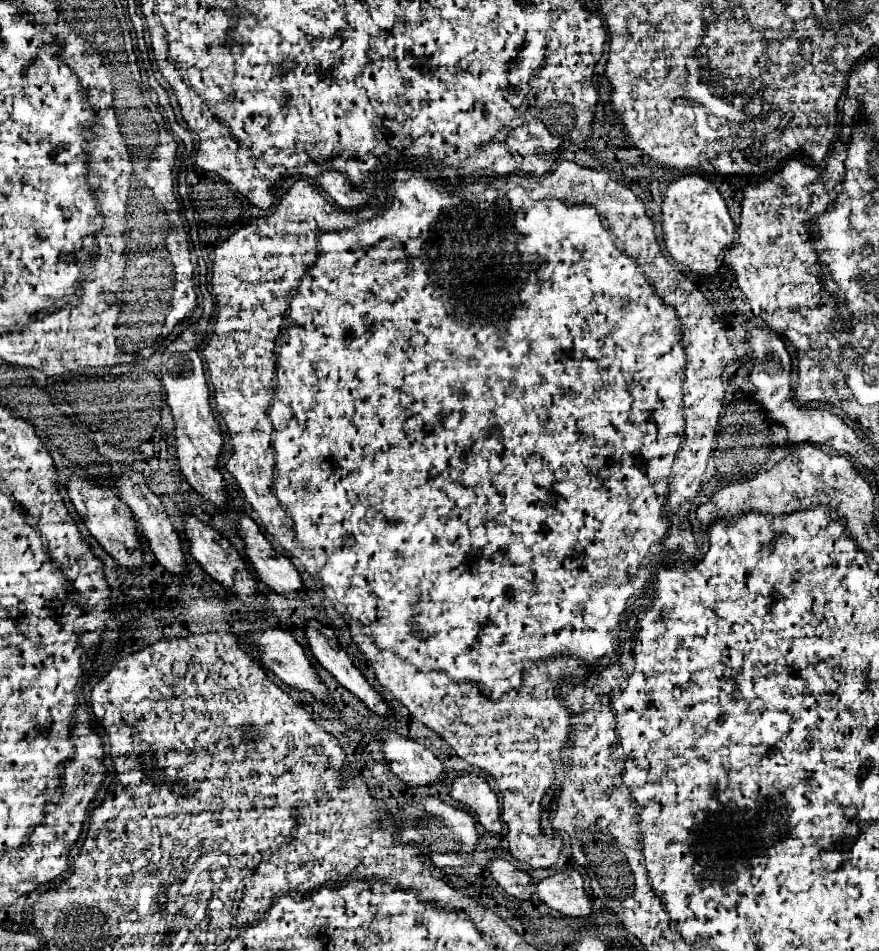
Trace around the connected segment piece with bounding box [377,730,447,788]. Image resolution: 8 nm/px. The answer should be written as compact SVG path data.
M381 730L377 738L383 740L383 754L391 766L391 772L403 784L419 788L433 786L447 778L443 762L425 746L389 730Z

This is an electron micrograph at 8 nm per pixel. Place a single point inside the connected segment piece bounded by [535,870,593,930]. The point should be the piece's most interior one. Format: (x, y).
(563, 892)

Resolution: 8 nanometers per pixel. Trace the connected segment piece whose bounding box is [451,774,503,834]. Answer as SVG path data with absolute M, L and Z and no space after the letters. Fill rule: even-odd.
M477 774L457 776L451 784L451 798L461 802L465 808L473 810L477 816L477 822L485 830L495 832L495 834L503 832L497 796L489 788L485 778L479 778Z

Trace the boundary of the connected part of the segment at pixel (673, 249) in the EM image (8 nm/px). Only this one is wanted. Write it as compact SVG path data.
M689 172L669 184L663 198L663 232L667 252L675 262L689 268L699 276L713 278L719 270L723 254L733 244L735 224L727 212L727 204L721 198L715 184L705 176Z

